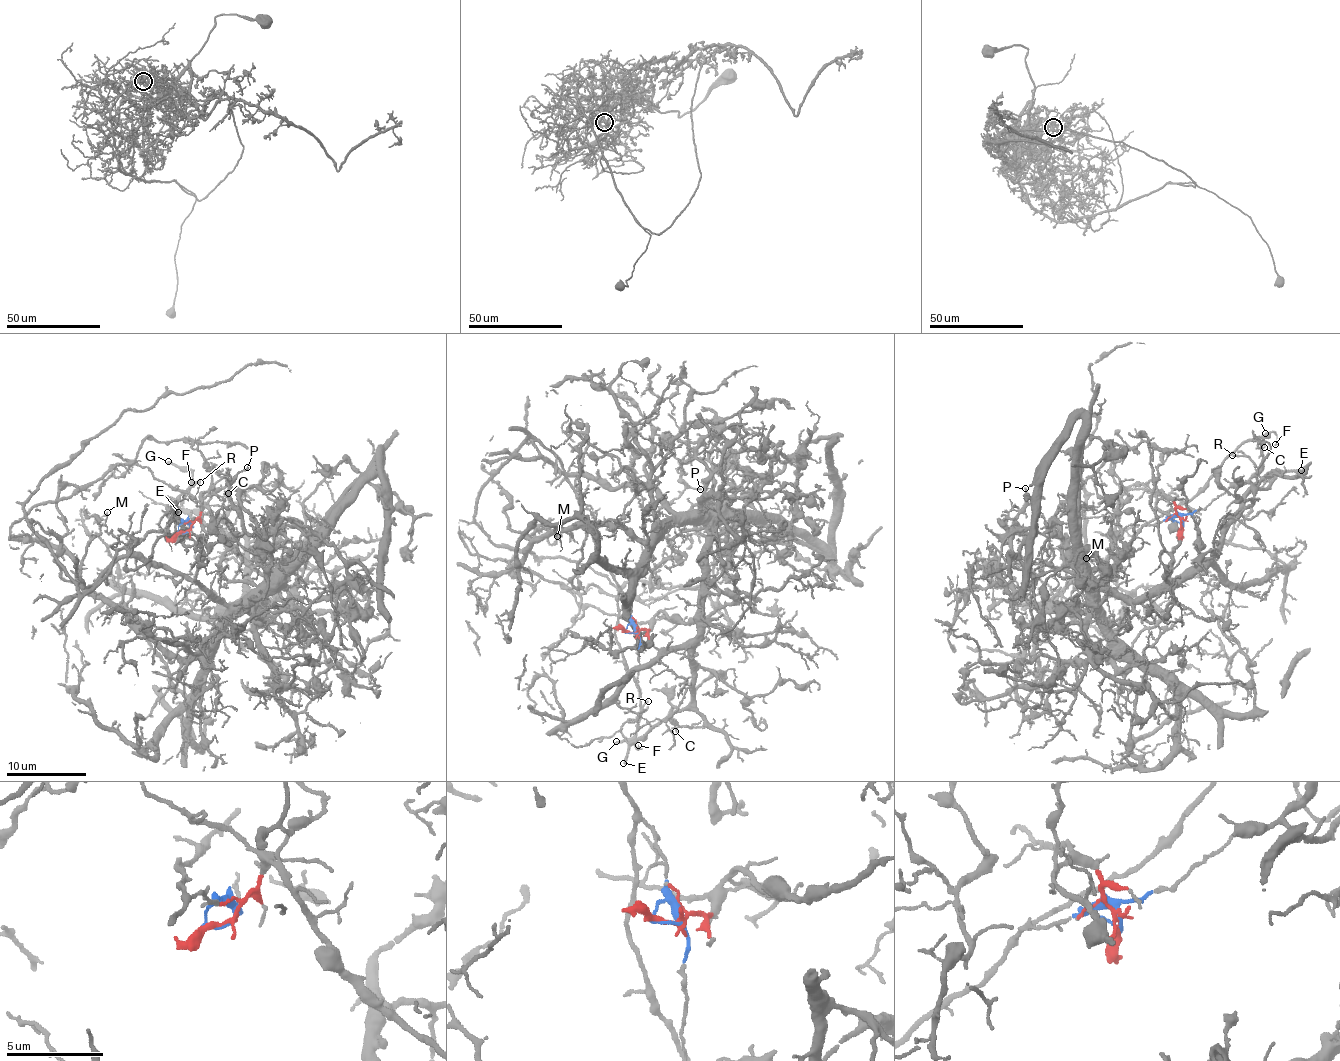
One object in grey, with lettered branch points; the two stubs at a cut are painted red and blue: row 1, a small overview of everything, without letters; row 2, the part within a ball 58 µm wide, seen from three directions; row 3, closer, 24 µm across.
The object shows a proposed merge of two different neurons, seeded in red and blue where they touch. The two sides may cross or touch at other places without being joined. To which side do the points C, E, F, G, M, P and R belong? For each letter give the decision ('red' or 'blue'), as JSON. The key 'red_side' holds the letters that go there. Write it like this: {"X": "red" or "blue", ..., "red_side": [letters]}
{"C": "red", "E": "red", "F": "blue", "G": "blue", "M": "red", "P": "red", "R": "red", "red_side": ["C", "E", "M", "P", "R"]}

